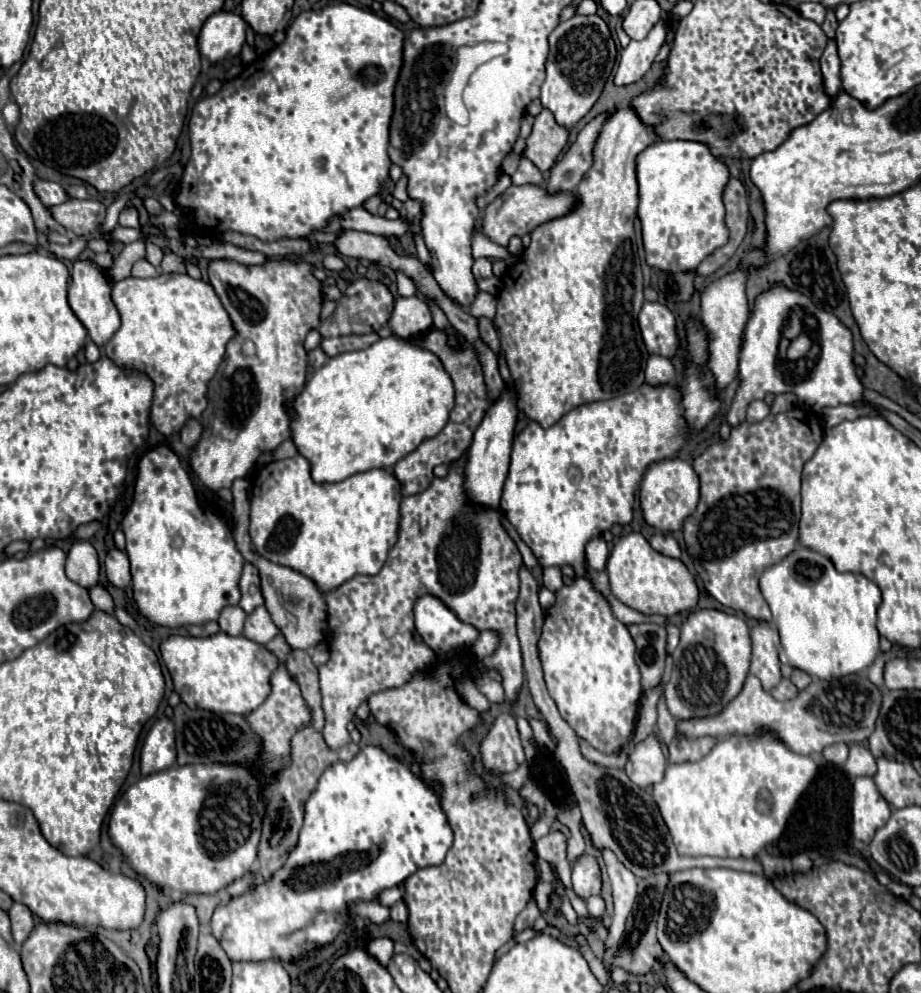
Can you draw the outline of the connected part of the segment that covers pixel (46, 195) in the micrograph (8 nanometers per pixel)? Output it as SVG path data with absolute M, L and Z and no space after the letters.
M36 179L34 189L36 189L36 195L40 197L40 201L42 201L46 207L52 207L52 205L62 205L62 203L66 203L66 201L70 199L68 191L66 191L60 183L54 183L54 181Z

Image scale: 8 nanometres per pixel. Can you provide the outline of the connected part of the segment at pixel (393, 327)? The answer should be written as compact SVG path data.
M401 297L395 302L390 321L384 327L380 327L378 335L388 337L396 333L398 337L414 339L422 331L426 331L430 323L432 323L432 315L428 313L428 307L424 305L424 301L420 301L418 297Z

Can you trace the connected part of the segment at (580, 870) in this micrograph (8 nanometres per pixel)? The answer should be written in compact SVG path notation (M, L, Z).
M582 855L572 869L574 893L582 899L590 895L600 895L600 869L594 857Z

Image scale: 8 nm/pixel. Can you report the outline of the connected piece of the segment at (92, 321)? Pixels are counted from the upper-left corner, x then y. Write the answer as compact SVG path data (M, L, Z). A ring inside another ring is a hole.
M78 259L74 263L72 269L72 283L68 289L68 303L72 307L72 311L76 313L76 317L82 321L82 325L86 327L90 339L102 347L104 343L108 343L108 339L116 333L116 329L120 327L120 313L112 301L112 283L106 275L104 269L100 269L94 261L86 259Z

